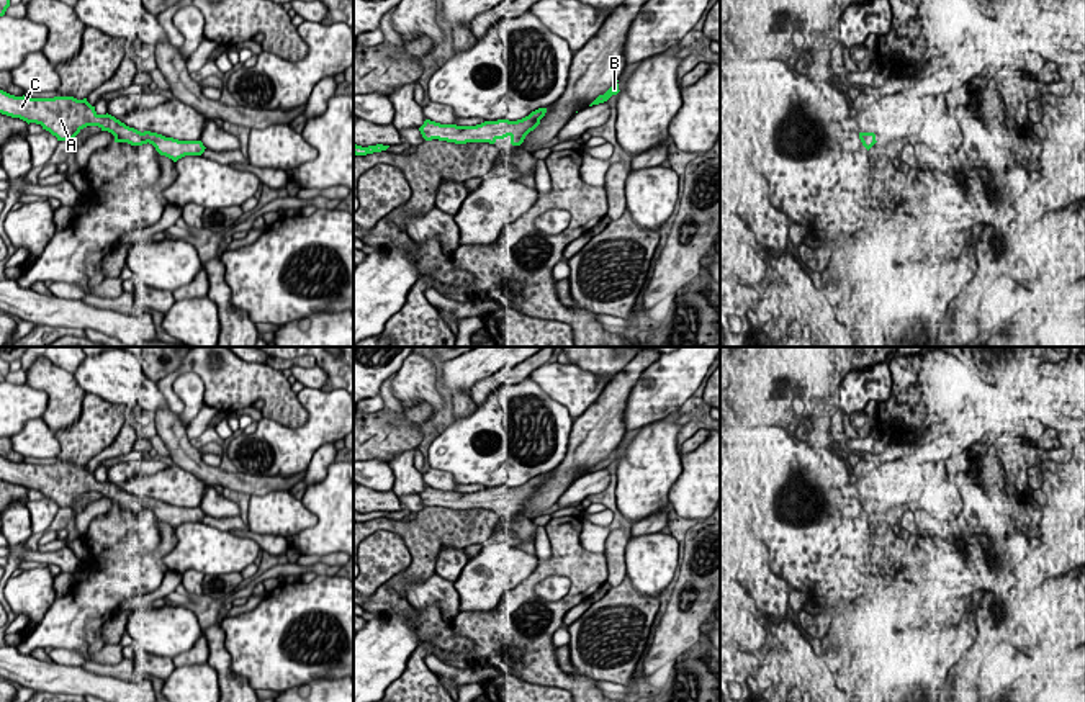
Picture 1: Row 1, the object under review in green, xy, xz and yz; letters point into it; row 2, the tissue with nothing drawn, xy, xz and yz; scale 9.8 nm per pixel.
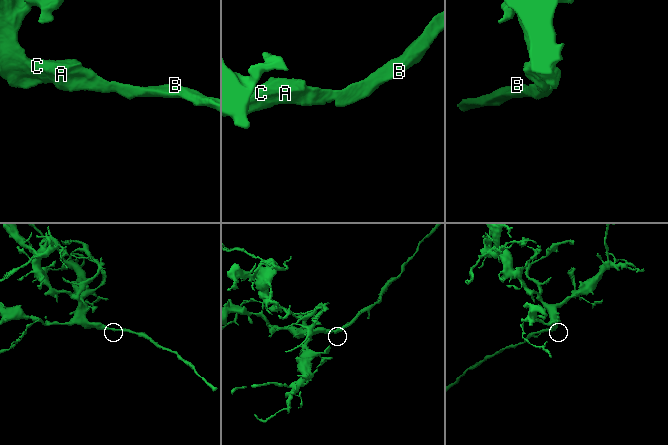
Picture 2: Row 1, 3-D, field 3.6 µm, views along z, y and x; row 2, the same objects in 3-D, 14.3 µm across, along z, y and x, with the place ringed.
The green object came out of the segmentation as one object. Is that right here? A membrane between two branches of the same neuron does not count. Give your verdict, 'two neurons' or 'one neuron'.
two neurons

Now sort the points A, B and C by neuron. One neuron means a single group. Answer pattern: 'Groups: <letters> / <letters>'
Groups: A C / B

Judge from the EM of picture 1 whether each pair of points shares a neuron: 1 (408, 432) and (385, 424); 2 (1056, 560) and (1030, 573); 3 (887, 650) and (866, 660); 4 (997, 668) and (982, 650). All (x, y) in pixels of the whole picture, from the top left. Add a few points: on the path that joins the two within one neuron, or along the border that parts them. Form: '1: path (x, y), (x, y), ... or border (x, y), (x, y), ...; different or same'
1: path (403, 431), (390, 429); same
2: path (1049, 560), (1036, 566); same
3: path (882, 652), (871, 656); same
4: border (1005, 640), (984, 660); different

